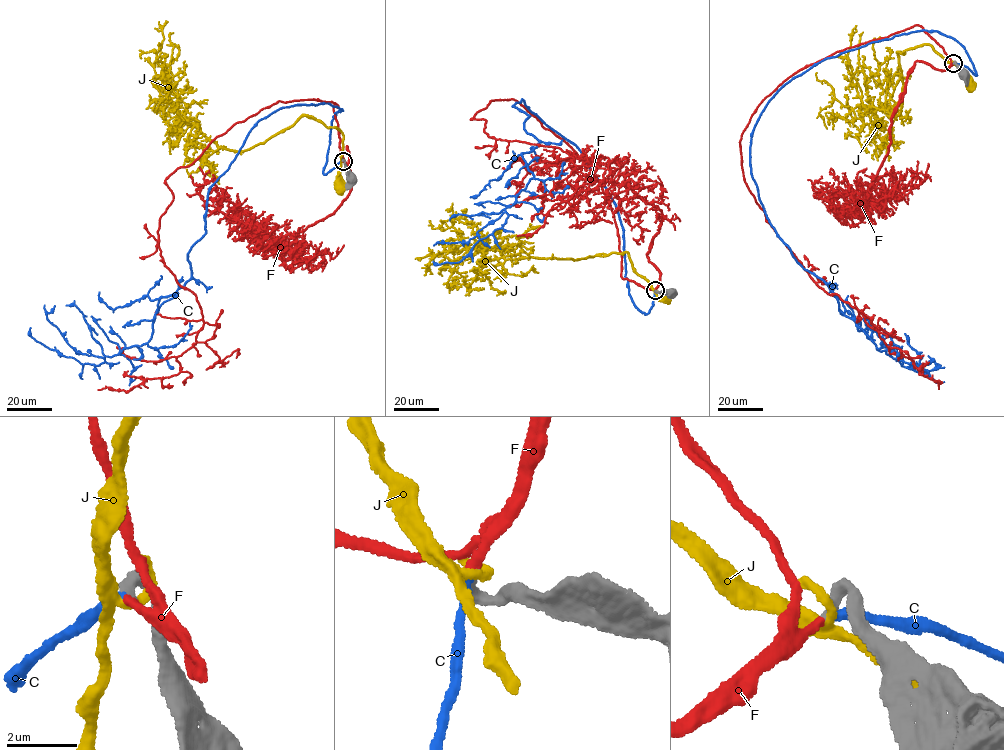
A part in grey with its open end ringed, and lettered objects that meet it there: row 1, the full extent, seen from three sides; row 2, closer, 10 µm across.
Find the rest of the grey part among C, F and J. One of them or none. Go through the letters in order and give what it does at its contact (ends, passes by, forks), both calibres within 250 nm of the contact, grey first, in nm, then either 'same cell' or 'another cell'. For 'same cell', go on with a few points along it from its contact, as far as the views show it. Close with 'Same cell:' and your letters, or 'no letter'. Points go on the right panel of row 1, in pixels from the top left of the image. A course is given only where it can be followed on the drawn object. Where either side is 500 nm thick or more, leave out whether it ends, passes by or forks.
C: it ends | 380/280 nm | another cell
F: it ends | 320/240 nm | same cell | via (953, 63), (915, 25), (836, 51), (767, 97), (739, 144), (755, 201), (811, 278), (859, 312), (939, 389)
J: it forks | 320/280 nm | another cell
Same cell: F

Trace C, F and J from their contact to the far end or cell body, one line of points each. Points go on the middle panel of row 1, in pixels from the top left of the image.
C: (655, 291), (645, 314), (616, 205), (522, 99), (534, 177), (500, 228), (459, 262), (433, 261)
F: (655, 291), (621, 275), (574, 150), (492, 100), (470, 119), (488, 136), (576, 167), (572, 196), (517, 236)
J: (655, 291), (659, 299), (666, 302), (667, 299)

